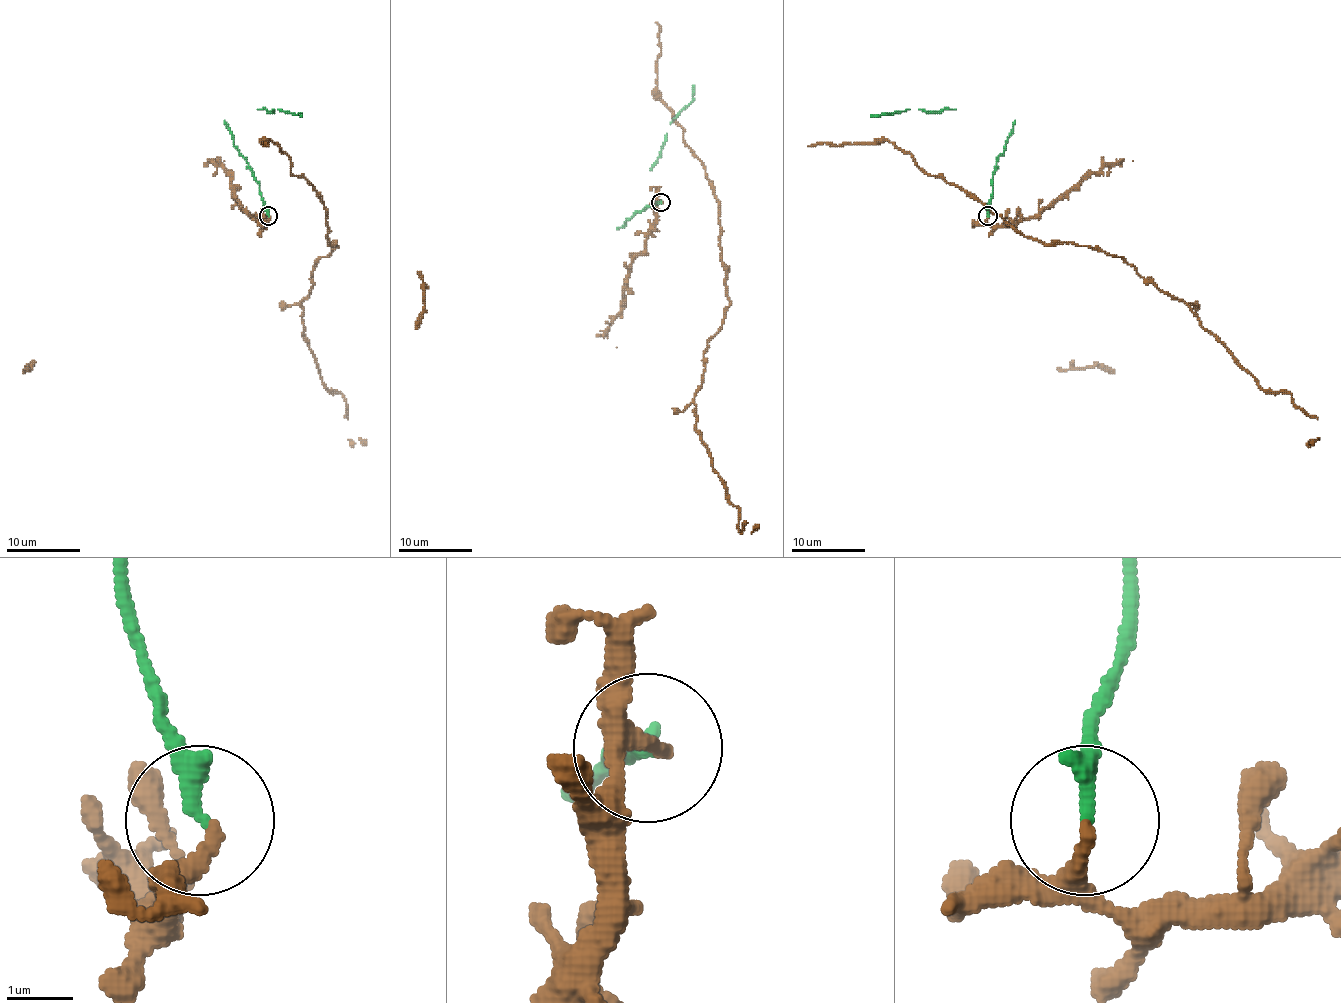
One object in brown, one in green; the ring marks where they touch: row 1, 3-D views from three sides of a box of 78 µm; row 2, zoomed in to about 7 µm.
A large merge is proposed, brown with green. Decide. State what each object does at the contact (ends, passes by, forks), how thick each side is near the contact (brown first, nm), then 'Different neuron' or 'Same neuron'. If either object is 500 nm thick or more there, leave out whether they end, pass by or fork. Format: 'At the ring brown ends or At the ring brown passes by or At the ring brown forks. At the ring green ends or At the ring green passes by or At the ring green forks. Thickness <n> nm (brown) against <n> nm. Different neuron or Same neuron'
At the ring brown ends. At the ring green ends. Thickness 240 nm (brown) against 280 nm. Different neuron

